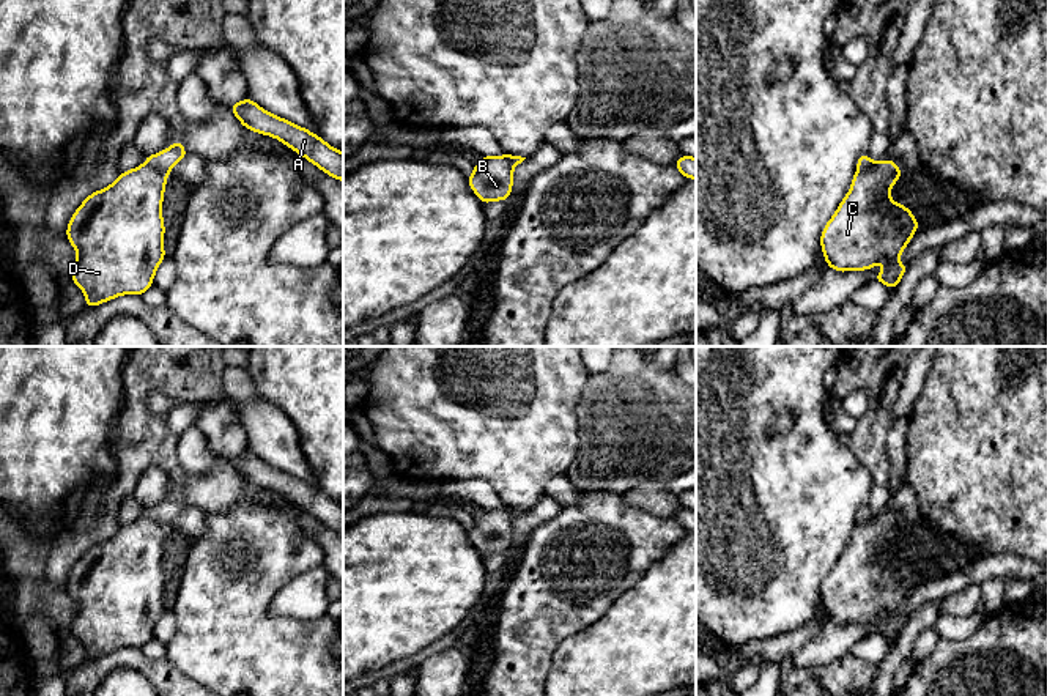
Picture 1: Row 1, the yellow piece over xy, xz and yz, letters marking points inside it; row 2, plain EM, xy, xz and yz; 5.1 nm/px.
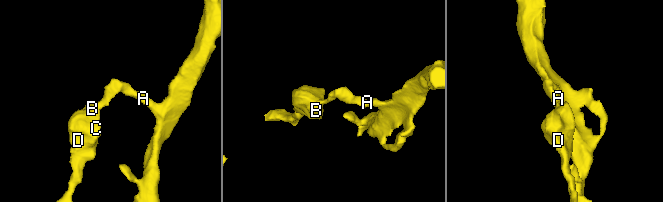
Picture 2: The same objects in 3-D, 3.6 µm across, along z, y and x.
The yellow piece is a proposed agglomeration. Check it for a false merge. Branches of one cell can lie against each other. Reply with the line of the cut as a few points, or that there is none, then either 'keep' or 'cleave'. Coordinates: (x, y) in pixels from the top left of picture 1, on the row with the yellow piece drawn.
cut in xy along (150, 164), (167, 177); cleave

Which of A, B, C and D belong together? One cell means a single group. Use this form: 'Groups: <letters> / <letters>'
Groups: A / B C D

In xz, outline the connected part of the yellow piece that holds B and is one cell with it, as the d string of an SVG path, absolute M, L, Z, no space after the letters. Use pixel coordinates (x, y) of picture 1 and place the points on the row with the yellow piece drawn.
M509 153L502 156L482 156L466 180L483 205L509 200L513 187L513 168L515 165Z

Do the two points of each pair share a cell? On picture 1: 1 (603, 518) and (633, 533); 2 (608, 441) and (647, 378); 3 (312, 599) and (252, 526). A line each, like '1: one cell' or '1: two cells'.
1: one cell
2: one cell
3: two cells

